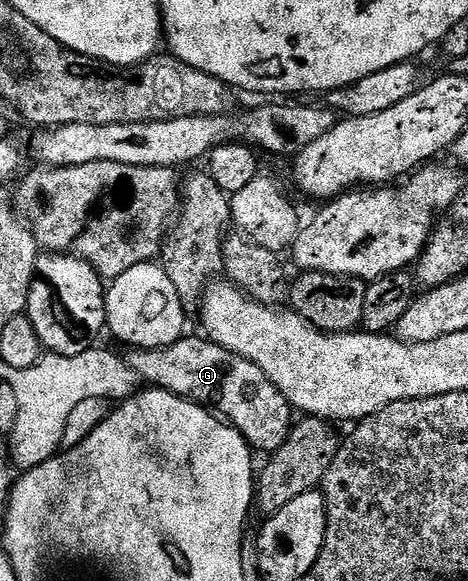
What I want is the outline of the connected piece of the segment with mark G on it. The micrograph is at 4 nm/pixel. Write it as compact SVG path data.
M185 336L172 346L153 350L133 349L130 361L134 372L149 387L168 390L219 412L236 427L253 451L275 452L282 448L294 425L294 411L286 396L278 392L258 364L222 348L217 342L208 341L207 337L199 337Z

